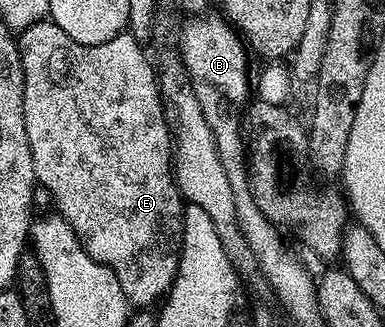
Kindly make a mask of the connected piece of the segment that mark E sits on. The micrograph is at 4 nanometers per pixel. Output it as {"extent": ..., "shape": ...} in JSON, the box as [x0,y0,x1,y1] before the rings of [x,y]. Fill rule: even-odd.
{"extent":[18,18,184,310],"shape":[[[47,18],[32,26],[21,29],[18,49],[22,52],[24,66],[24,122],[28,126],[28,146],[32,146],[32,166],[36,166],[38,184],[49,193],[52,204],[58,208],[57,215],[63,216],[72,226],[84,250],[96,262],[112,270],[120,290],[124,290],[126,301],[138,310],[146,310],[157,305],[174,285],[178,273],[178,263],[182,253],[182,210],[184,201],[178,185],[174,182],[172,163],[172,133],[164,111],[164,101],[160,87],[160,76],[150,65],[143,45],[128,30],[122,31],[103,45],[81,45],[74,42],[53,20]]]}

